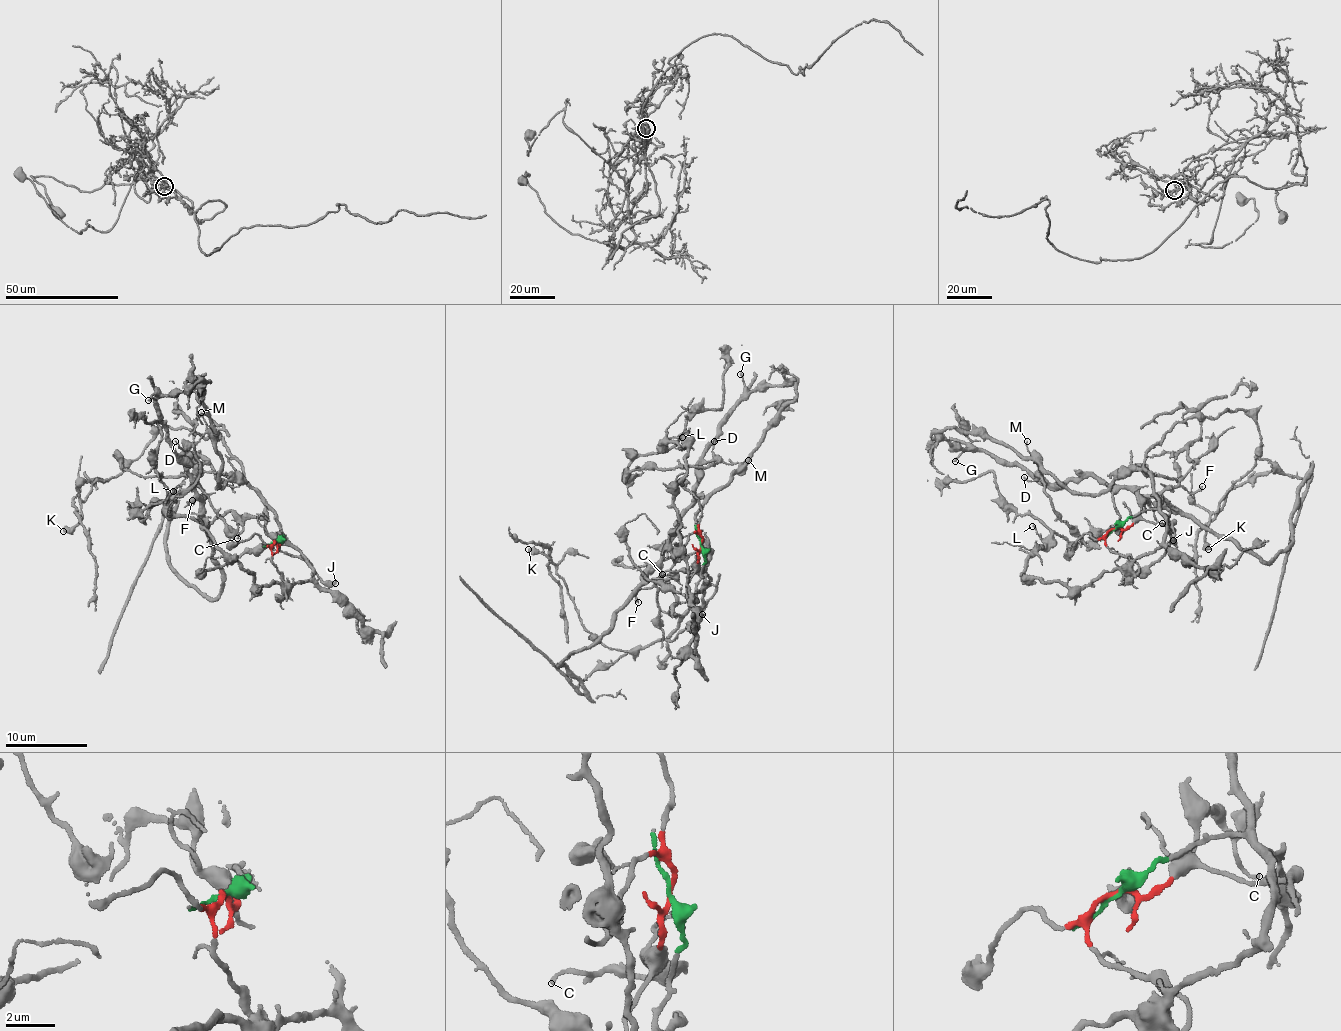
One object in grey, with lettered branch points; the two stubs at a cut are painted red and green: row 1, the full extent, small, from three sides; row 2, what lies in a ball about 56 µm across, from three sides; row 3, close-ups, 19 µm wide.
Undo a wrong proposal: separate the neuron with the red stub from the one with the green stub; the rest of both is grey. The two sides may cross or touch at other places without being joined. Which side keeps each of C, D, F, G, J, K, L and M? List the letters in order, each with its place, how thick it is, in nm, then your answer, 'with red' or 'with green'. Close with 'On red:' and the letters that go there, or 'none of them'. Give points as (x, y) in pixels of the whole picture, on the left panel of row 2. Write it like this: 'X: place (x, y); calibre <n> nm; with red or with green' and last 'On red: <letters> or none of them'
C: place (237, 538); calibre 130 nm; with red
D: place (175, 441); calibre 100 nm; with red
F: place (192, 500); calibre 200 nm; with red
G: place (148, 400); calibre 170 nm; with red
J: place (335, 583); calibre 400 nm; with red
K: place (63, 531); calibre 550 nm; with green
L: place (173, 491); calibre 120 nm; with green
M: place (201, 412); calibre 100 nm; with green
On red: C, D, F, G, J

